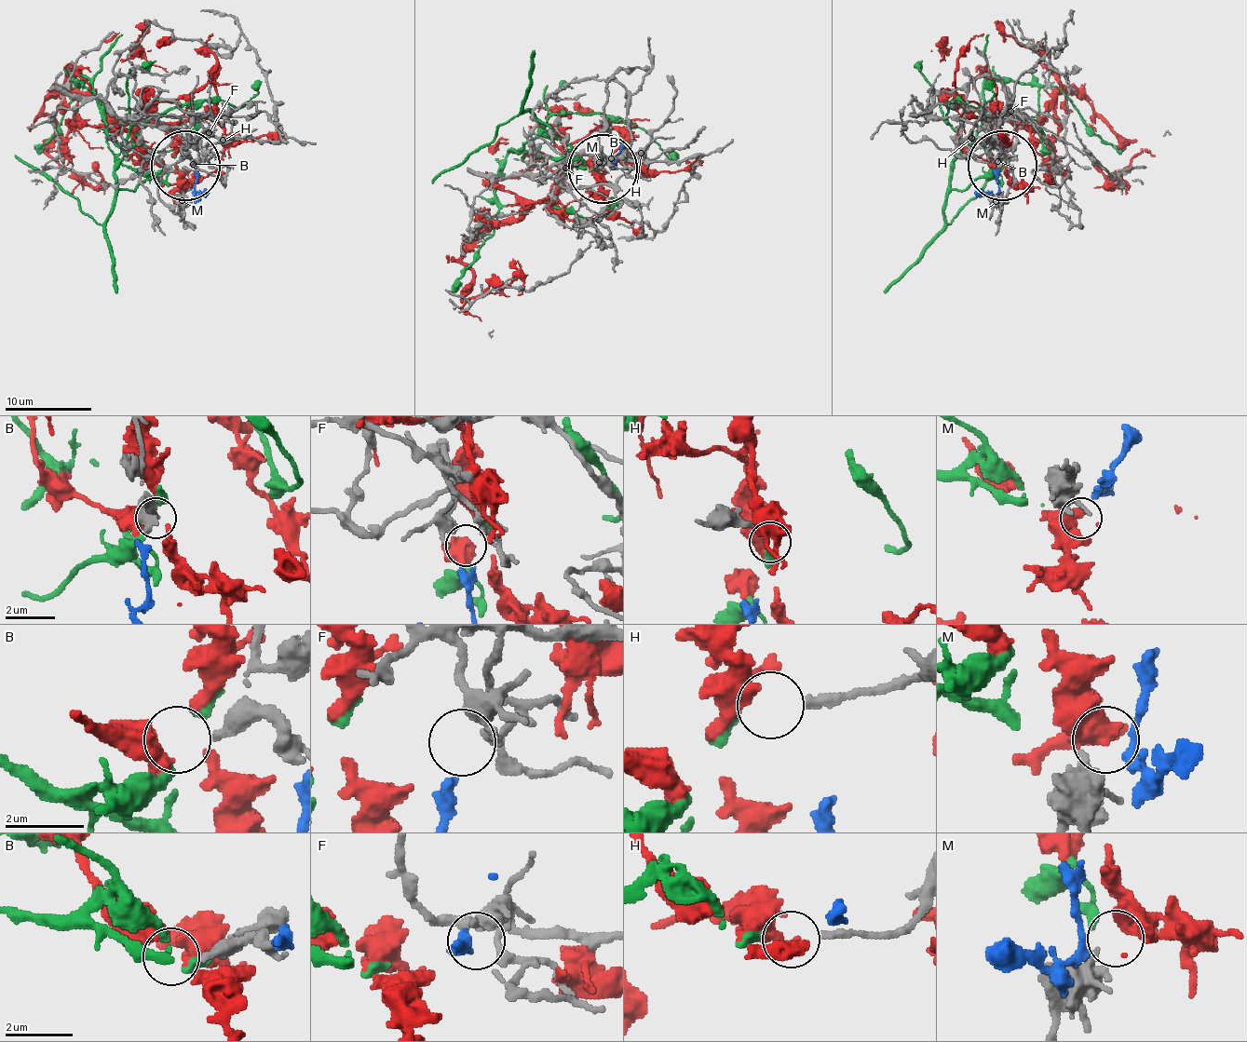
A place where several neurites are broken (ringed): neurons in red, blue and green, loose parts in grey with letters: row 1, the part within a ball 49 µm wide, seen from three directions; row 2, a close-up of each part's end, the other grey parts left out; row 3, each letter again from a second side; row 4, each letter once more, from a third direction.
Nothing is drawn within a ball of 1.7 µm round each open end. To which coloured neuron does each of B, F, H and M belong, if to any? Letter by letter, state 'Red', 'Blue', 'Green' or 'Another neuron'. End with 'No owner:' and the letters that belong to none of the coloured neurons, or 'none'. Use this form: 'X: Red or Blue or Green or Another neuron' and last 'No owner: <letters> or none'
B: Another neuron
F: Blue
H: Green
M: Red
No owner: B

